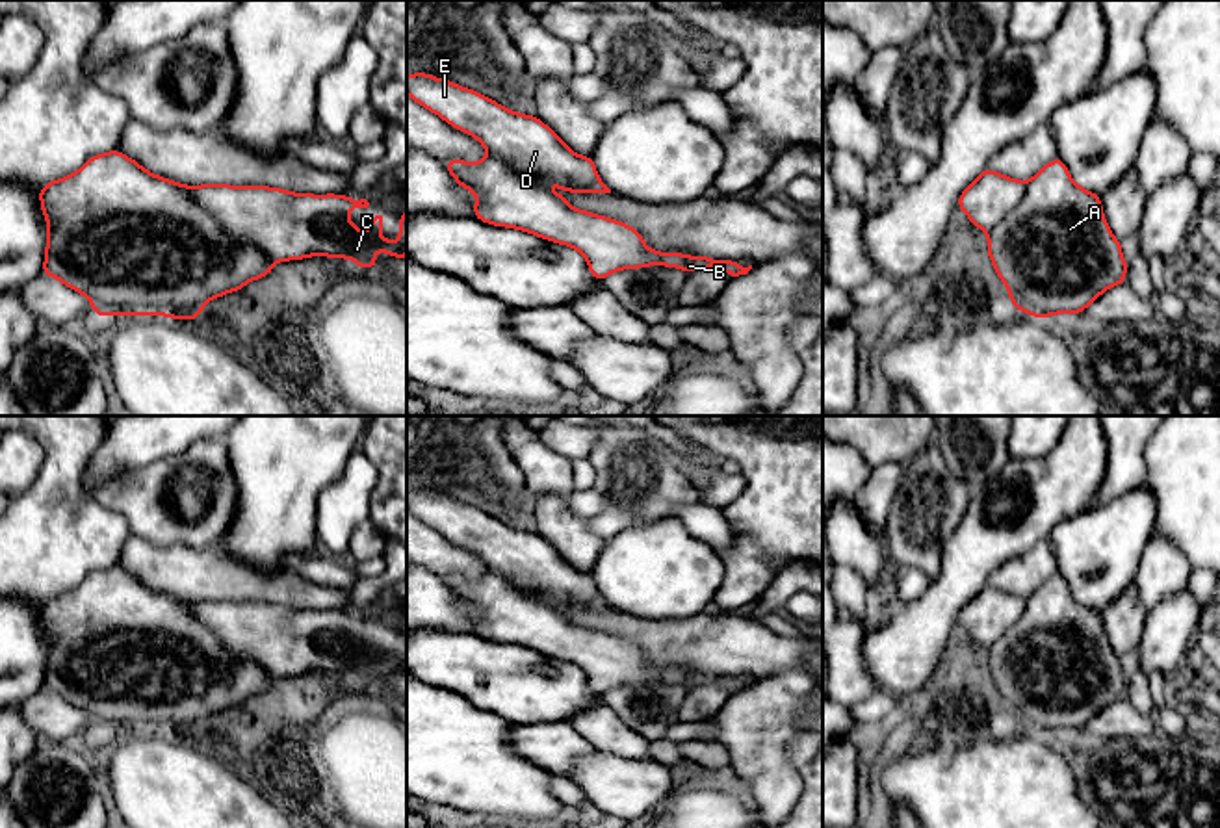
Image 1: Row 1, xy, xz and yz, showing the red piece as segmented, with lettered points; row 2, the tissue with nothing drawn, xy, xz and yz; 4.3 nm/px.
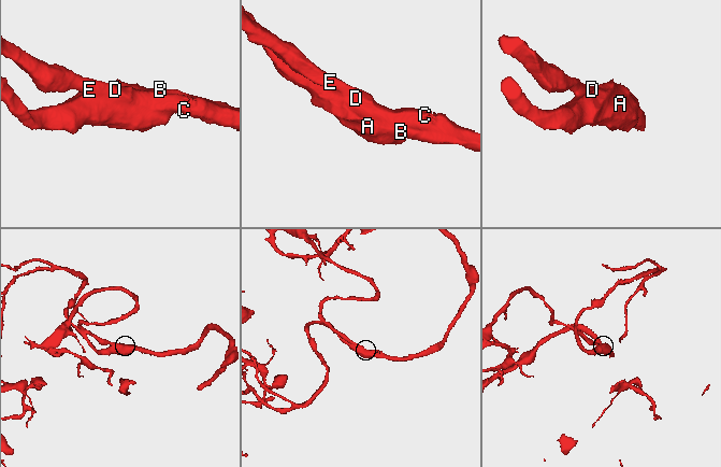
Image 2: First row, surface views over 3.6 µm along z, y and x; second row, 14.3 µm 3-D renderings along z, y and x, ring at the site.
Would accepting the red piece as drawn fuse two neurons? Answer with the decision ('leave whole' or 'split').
leave whole

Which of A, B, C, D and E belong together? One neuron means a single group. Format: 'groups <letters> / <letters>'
groups A B C D E

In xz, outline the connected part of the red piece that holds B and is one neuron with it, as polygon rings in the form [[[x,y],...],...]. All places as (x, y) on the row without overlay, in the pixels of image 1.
[[[427,488],[407,490],[407,509],[488,566],[475,579],[442,579],[459,602],[475,609],[474,631],[479,637],[578,665],[587,674],[592,694],[600,698],[618,685],[646,681],[687,689],[720,683],[730,694],[752,685],[733,676],[652,666],[637,644],[572,624],[563,613],[531,598],[527,592],[535,590],[572,609],[611,609],[592,574],[570,566],[540,535],[511,527],[474,505]]]

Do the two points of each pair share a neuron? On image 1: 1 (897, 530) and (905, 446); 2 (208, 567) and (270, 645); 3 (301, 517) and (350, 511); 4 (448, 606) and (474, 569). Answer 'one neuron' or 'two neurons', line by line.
1: two neurons
2: one neuron
3: two neurons
4: two neurons

